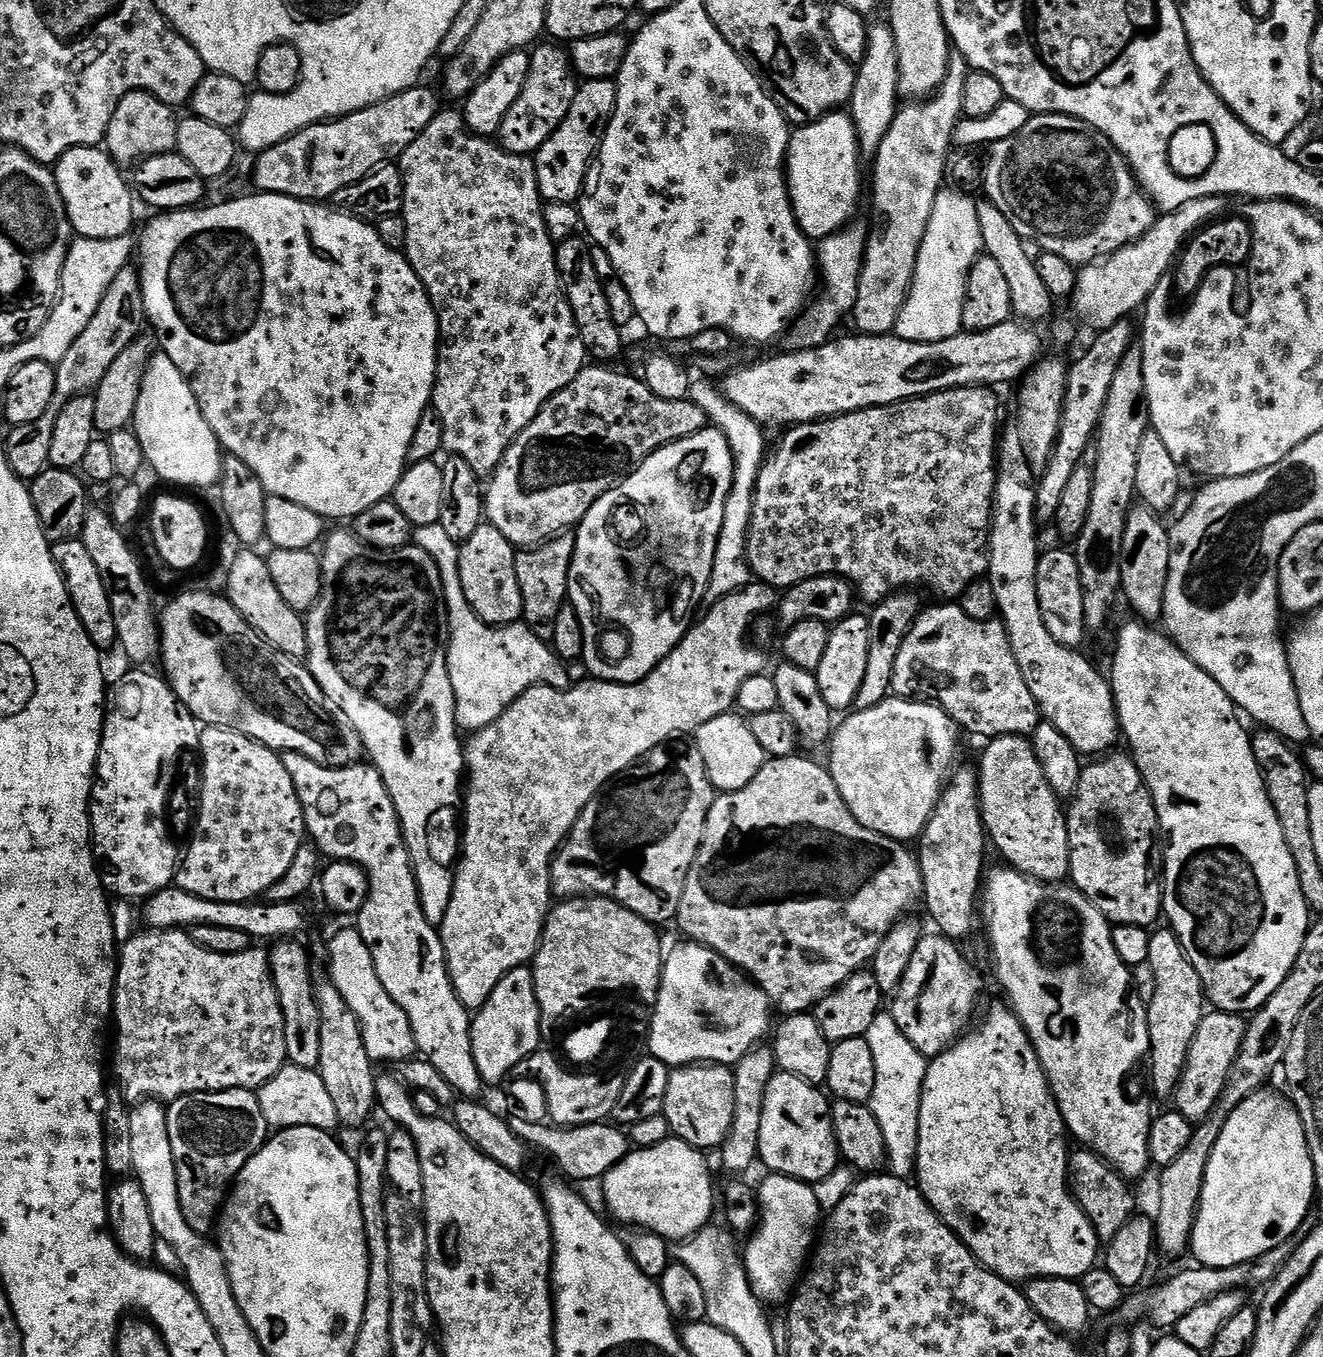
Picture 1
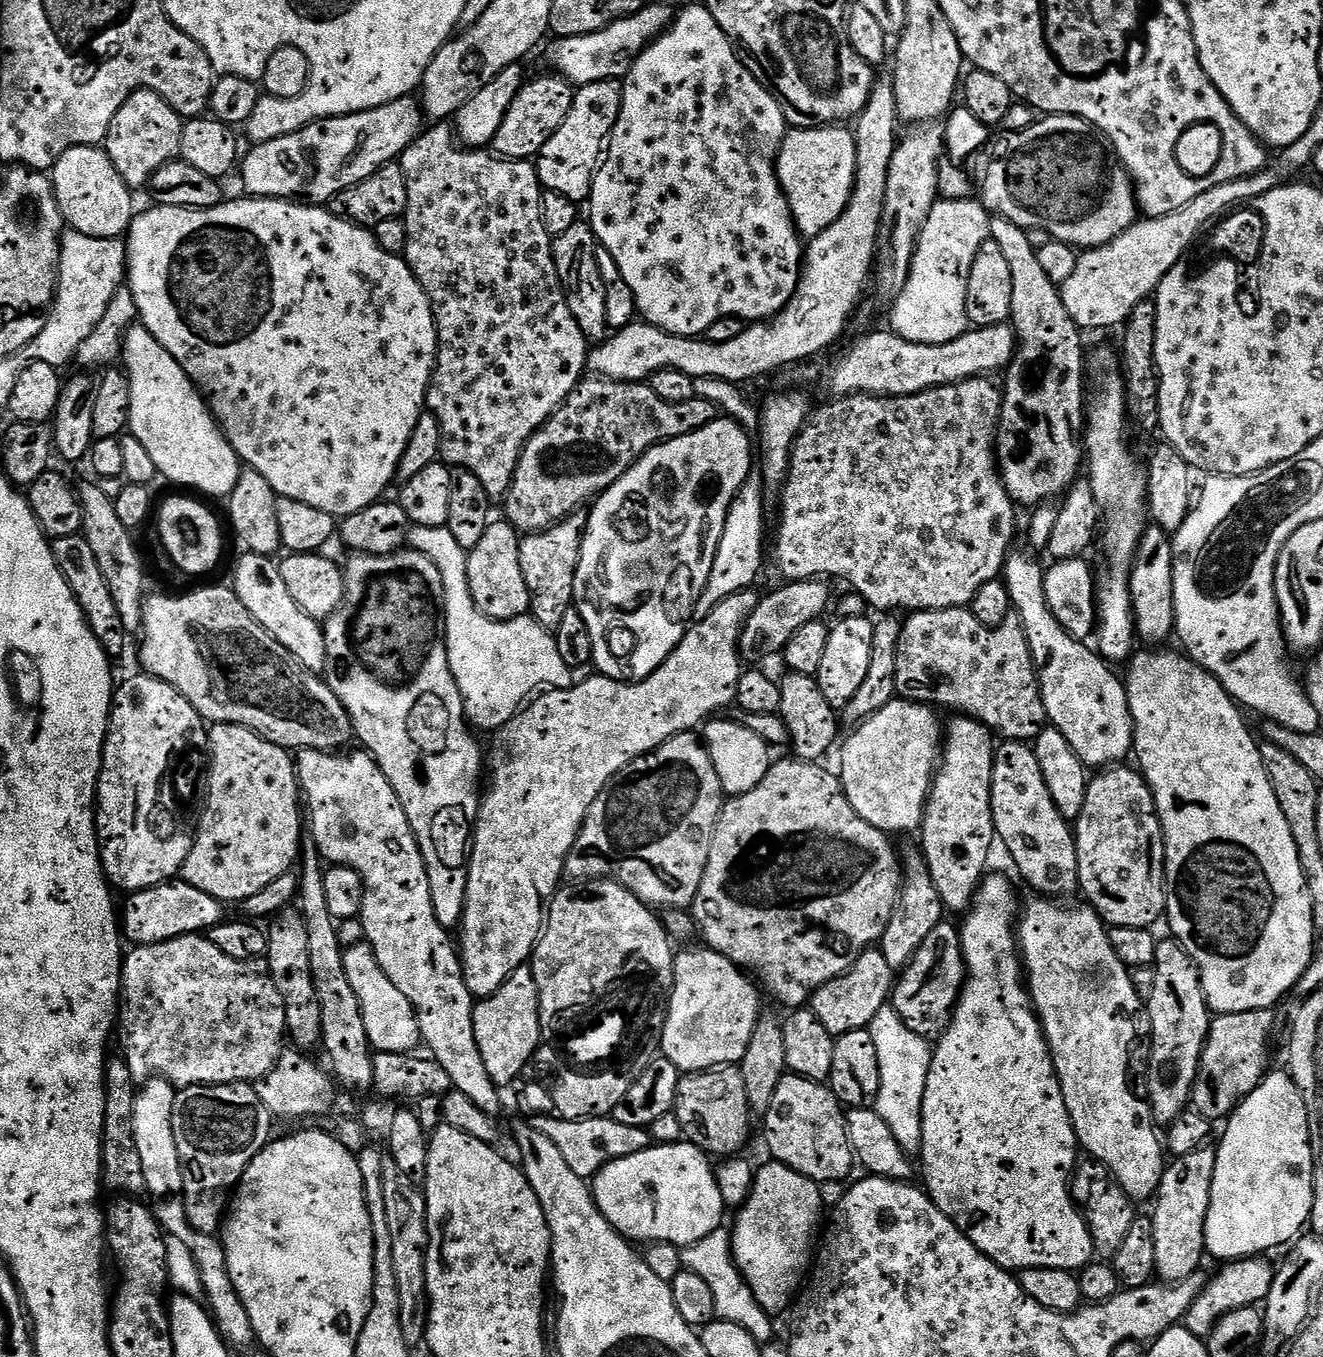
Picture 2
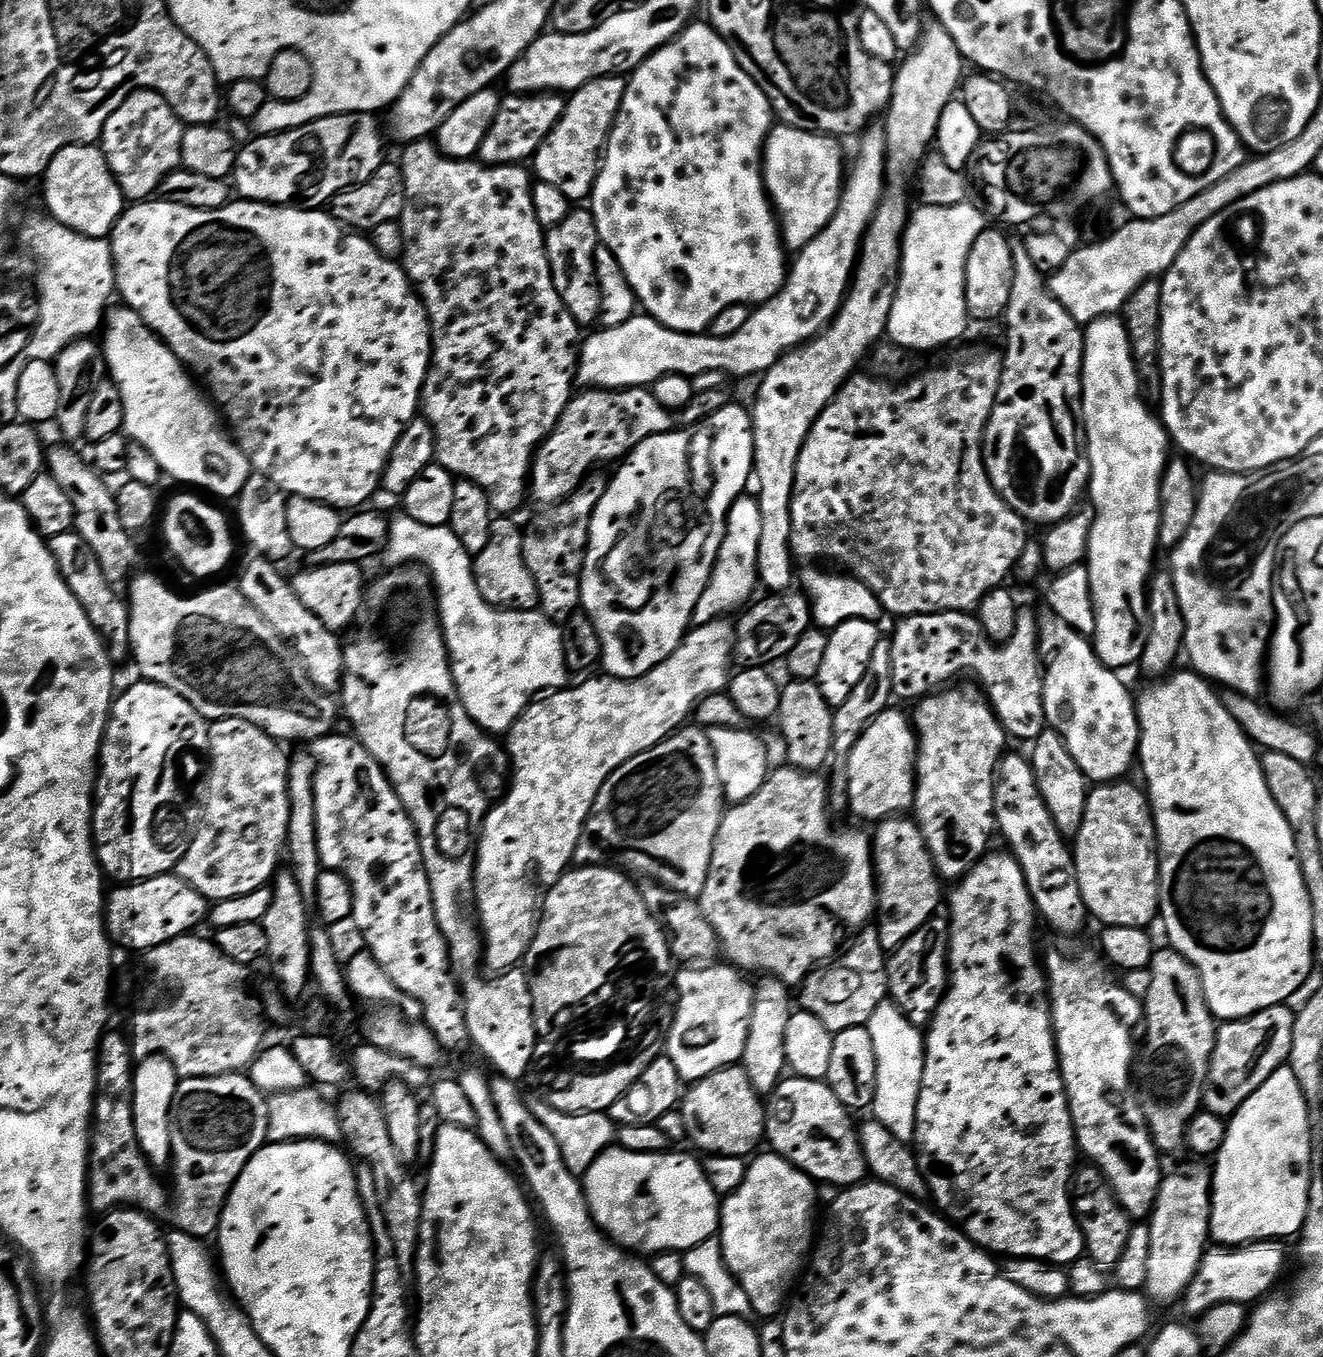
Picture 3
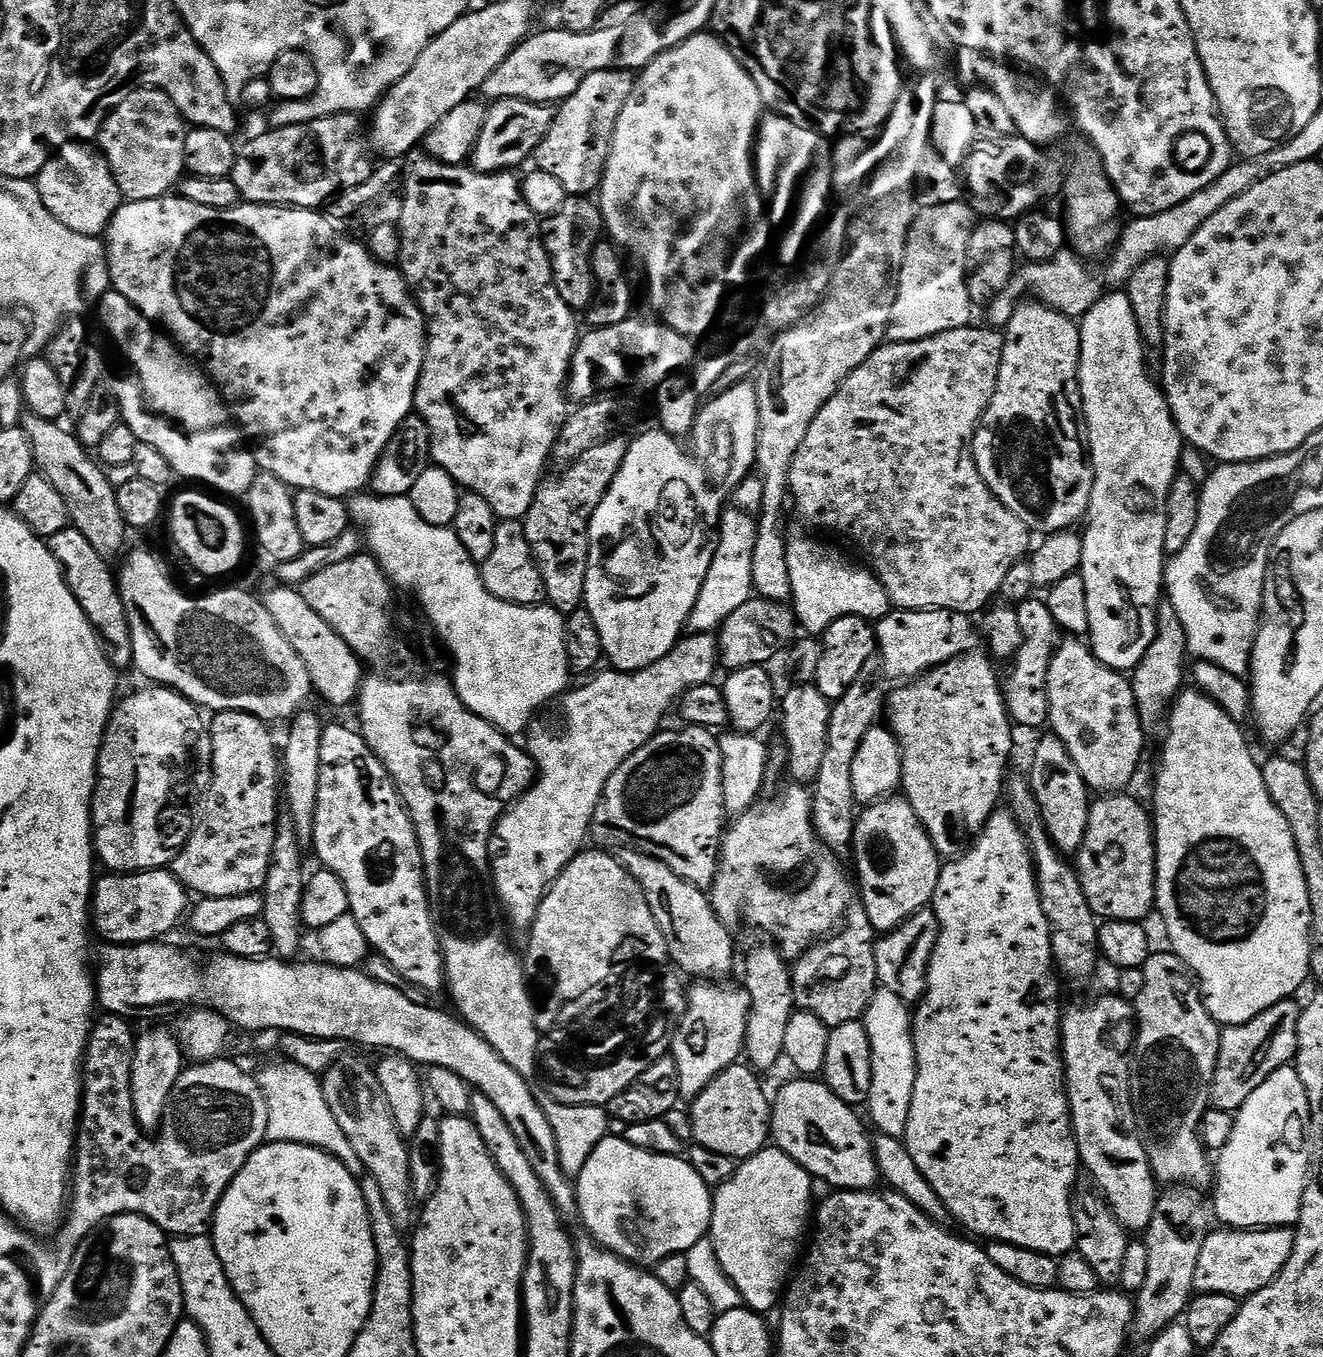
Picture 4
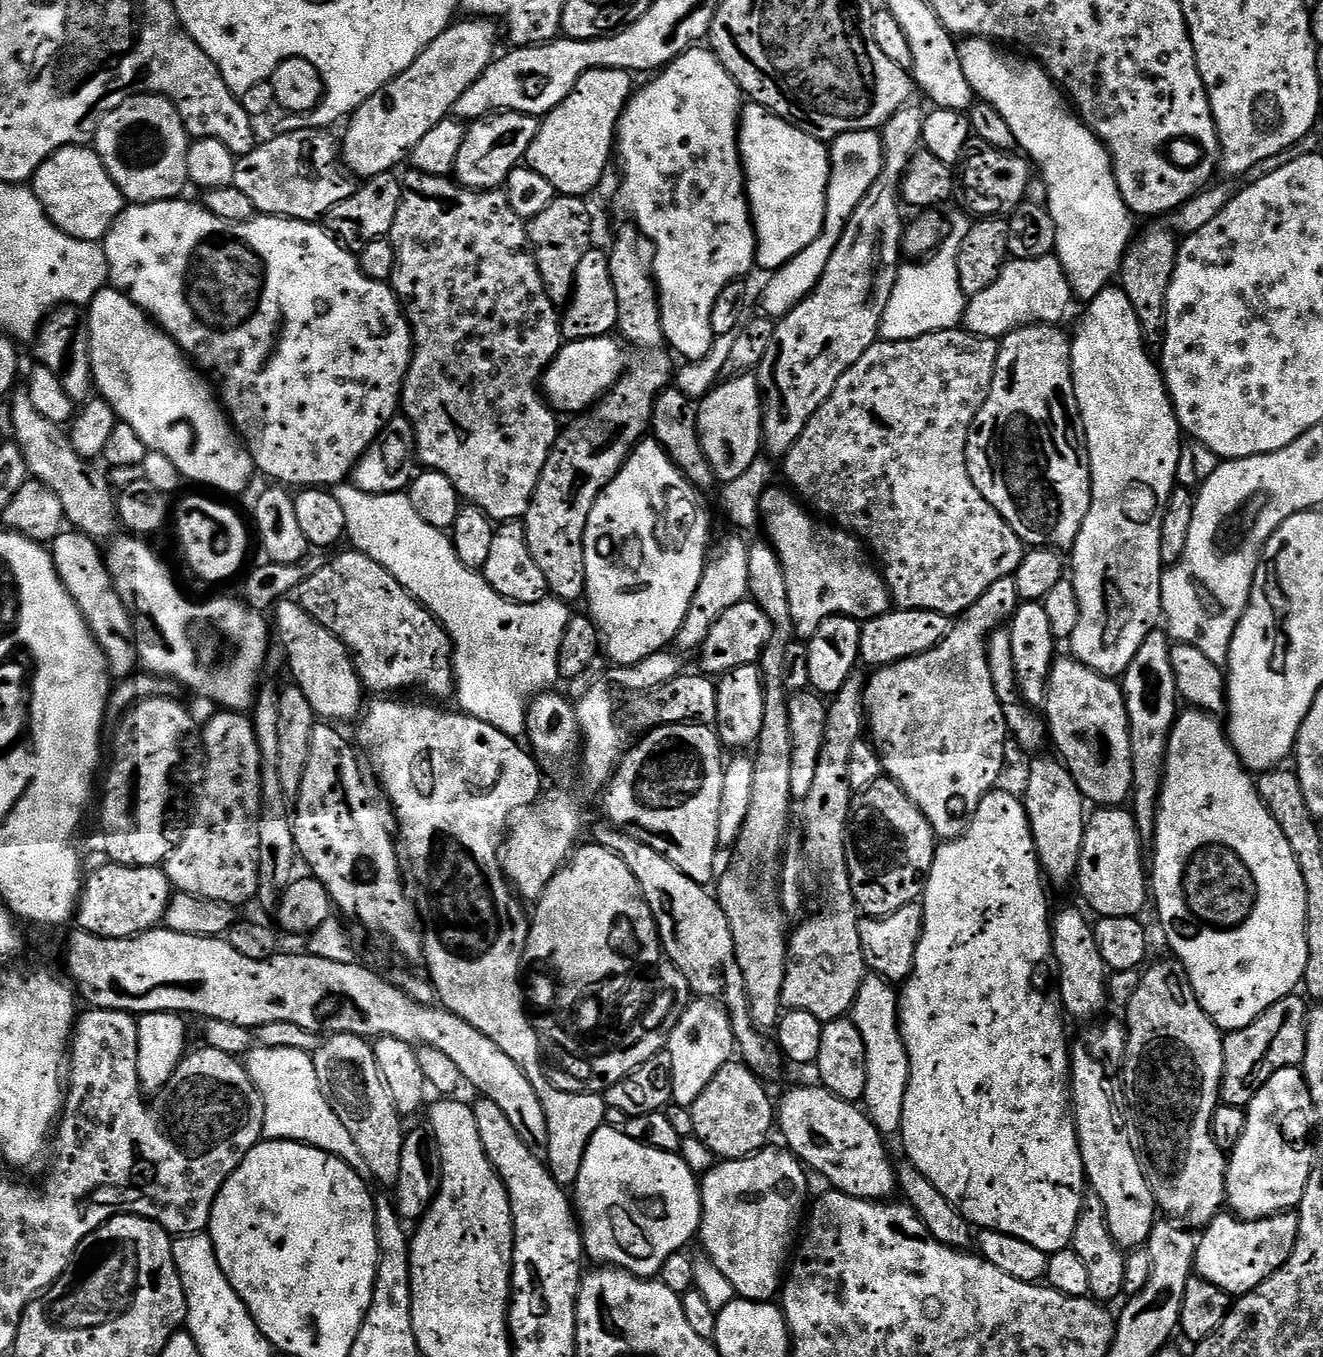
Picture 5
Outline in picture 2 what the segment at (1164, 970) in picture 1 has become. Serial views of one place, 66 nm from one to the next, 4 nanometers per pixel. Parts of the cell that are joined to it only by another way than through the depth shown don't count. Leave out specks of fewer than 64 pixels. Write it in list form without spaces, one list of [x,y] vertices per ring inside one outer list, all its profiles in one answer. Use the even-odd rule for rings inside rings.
[[[1161,939],[1156,945],[1156,959],[1154,967],[1154,990],[1146,1001],[1146,1016],[1152,1027],[1152,1053],[1148,1056],[1148,1096],[1147,1103],[1152,1109],[1152,1118],[1157,1125],[1167,1126],[1178,1119],[1189,1107],[1192,1099],[1192,1087],[1200,1069],[1200,1056],[1204,1052],[1204,1044],[1208,1041],[1208,1025],[1210,1023],[1210,1009],[1204,991],[1200,989],[1200,972],[1186,954],[1182,945],[1175,939]]]

